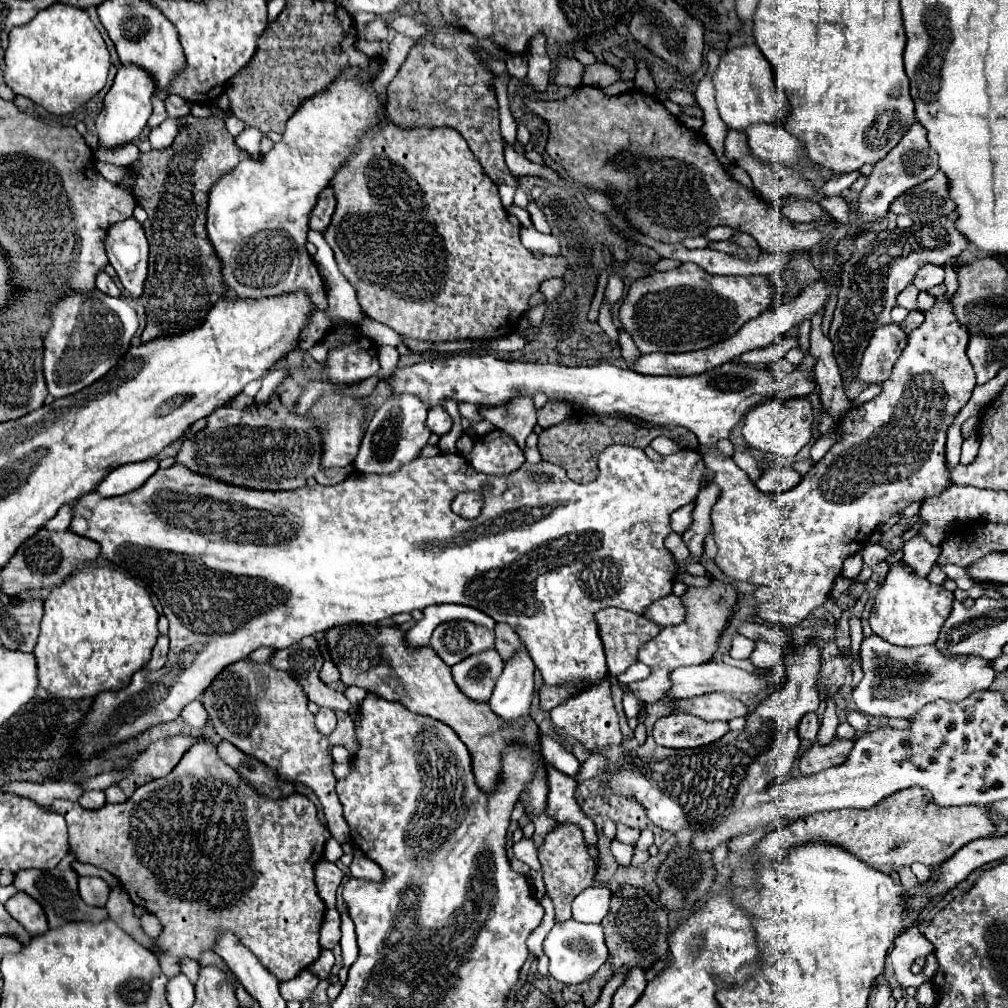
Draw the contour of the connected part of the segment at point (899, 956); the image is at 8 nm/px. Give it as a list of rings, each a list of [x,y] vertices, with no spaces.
[[[917,926],[909,928],[893,946],[891,950],[891,962],[893,962],[893,974],[899,982],[901,988],[909,988],[915,986],[919,988],[927,978],[923,974],[913,974],[911,972],[911,964],[919,958],[919,956],[929,956],[933,952],[931,942],[919,932]]]

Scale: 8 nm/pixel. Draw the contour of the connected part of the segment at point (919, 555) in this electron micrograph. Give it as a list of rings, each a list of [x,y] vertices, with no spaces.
[[[911,538],[905,542],[903,548],[903,564],[917,576],[917,578],[927,578],[929,570],[933,568],[933,564],[937,562],[939,550],[927,546],[927,542],[923,542],[923,538]]]

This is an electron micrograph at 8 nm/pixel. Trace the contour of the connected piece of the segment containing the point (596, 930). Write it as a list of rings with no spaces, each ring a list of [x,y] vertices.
[[[575,920],[557,922],[543,944],[545,954],[549,956],[549,972],[555,980],[565,984],[577,984],[587,980],[607,962],[607,946],[603,930],[599,924],[581,924]]]

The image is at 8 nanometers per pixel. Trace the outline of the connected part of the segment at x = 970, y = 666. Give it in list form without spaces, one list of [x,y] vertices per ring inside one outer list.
[[[869,636],[863,640],[861,658],[863,680],[853,690],[853,700],[859,712],[869,716],[909,718],[937,698],[963,700],[975,690],[989,688],[995,678],[995,672],[989,668],[989,660],[975,656],[939,654],[935,646],[899,648],[883,642],[879,636]]]

